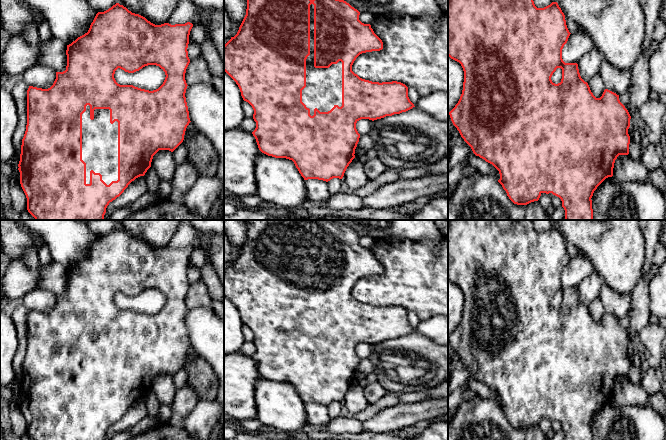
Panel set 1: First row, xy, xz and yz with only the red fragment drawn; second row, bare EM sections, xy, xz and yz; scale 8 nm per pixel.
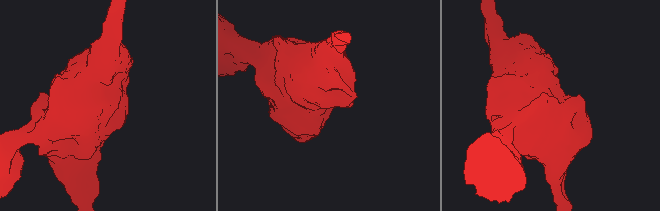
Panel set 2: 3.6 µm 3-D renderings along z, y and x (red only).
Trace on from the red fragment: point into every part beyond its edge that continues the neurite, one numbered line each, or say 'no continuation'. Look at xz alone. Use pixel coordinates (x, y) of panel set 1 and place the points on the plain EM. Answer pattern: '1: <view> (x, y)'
1: xz (323, 314)

